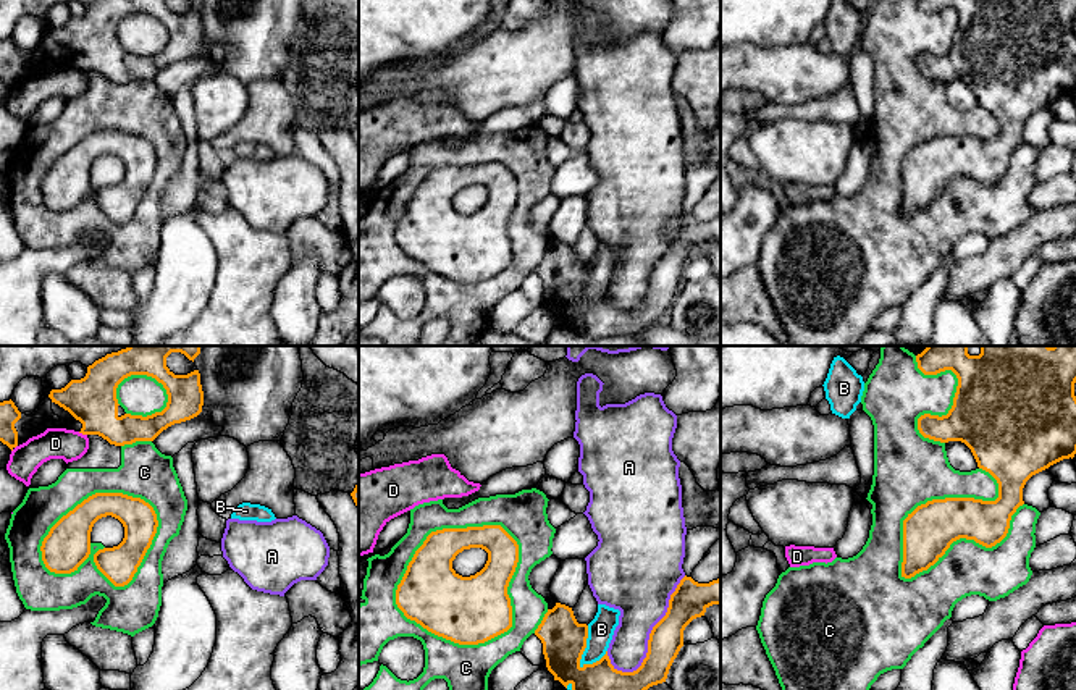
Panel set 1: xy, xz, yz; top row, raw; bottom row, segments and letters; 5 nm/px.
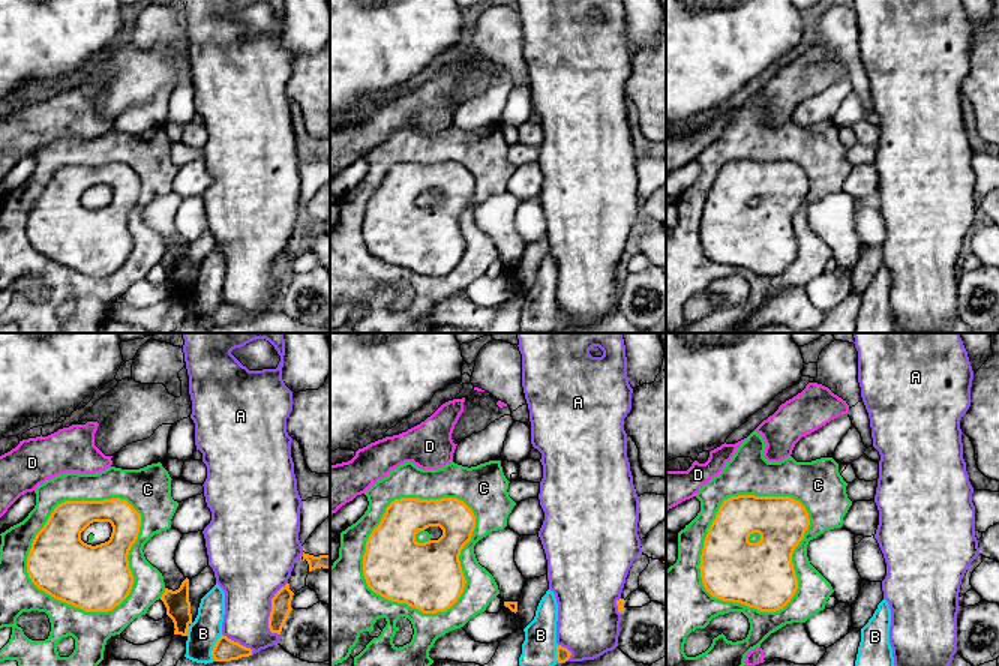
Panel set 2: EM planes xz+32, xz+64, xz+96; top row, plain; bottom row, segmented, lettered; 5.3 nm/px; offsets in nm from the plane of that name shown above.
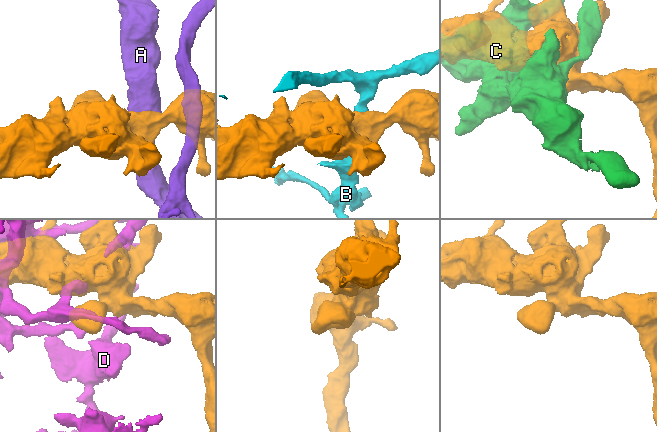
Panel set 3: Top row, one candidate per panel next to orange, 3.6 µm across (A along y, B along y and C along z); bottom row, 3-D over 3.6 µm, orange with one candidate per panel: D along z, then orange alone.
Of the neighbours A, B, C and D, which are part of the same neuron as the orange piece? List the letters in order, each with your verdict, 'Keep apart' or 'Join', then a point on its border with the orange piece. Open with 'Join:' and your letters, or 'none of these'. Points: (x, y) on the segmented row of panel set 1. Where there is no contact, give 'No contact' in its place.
Join: none of these
A: Keep apart. Touches orange at xz (650, 634)
B: Keep apart. Touches orange at xz (585, 647)
C: Keep apart. Touches orange at xz (440, 530)
D: Keep apart. Touches orange at xy (83, 433)

